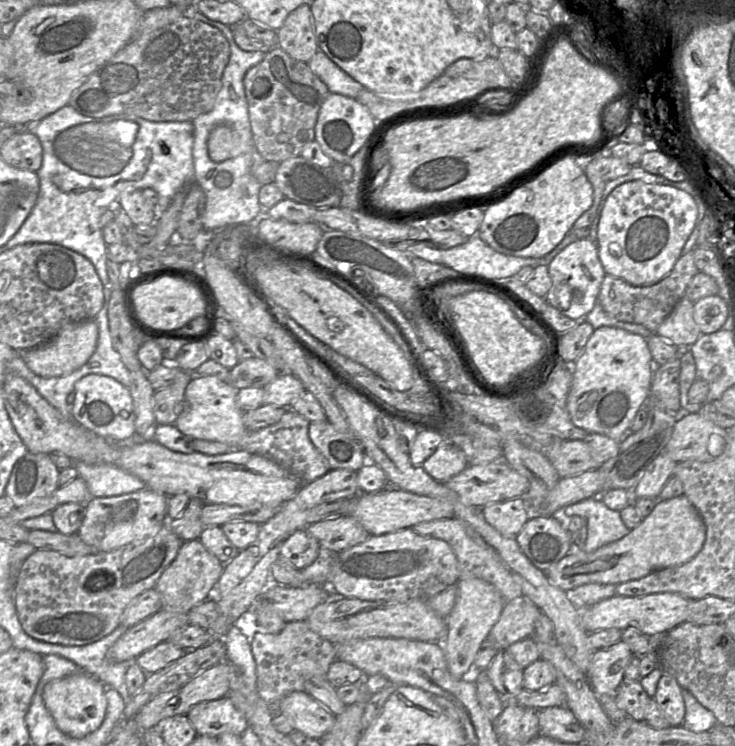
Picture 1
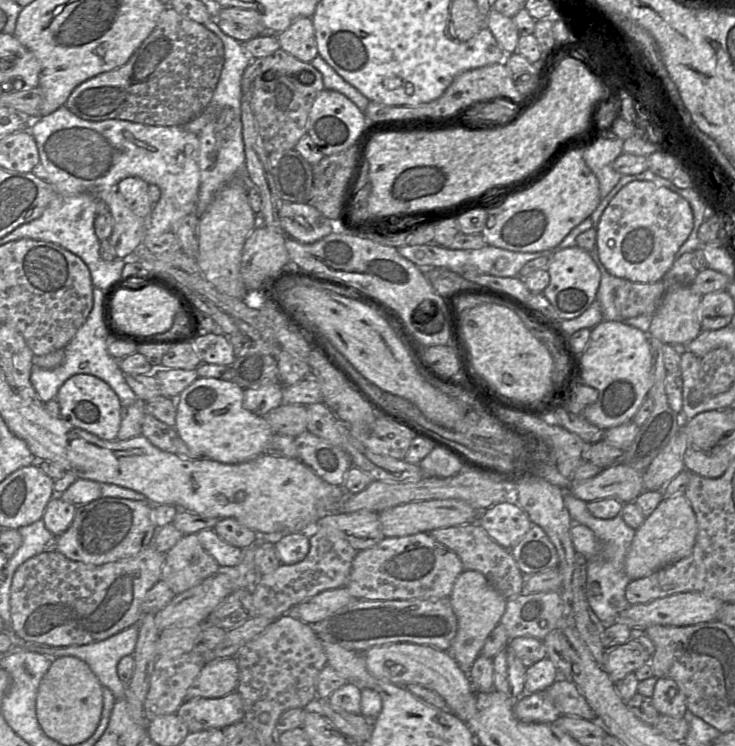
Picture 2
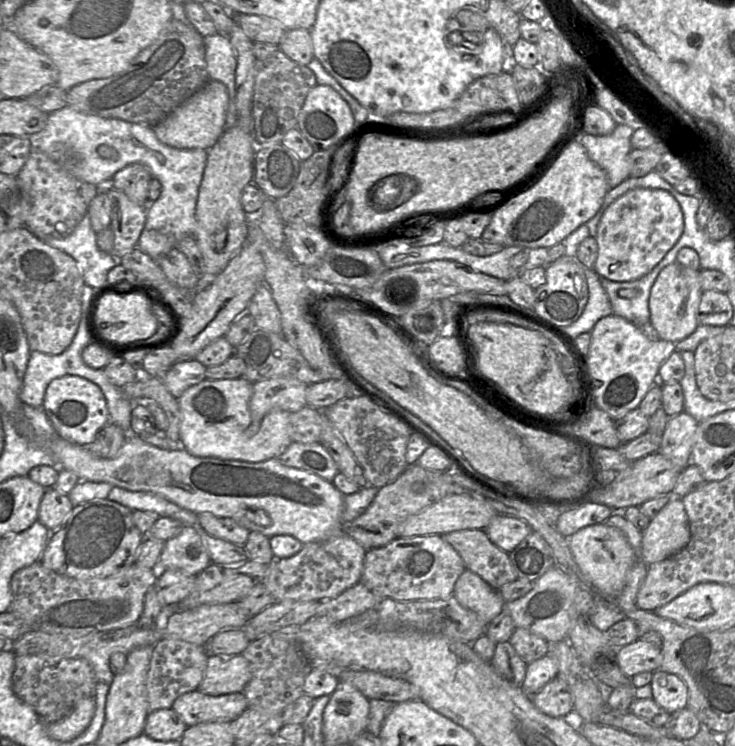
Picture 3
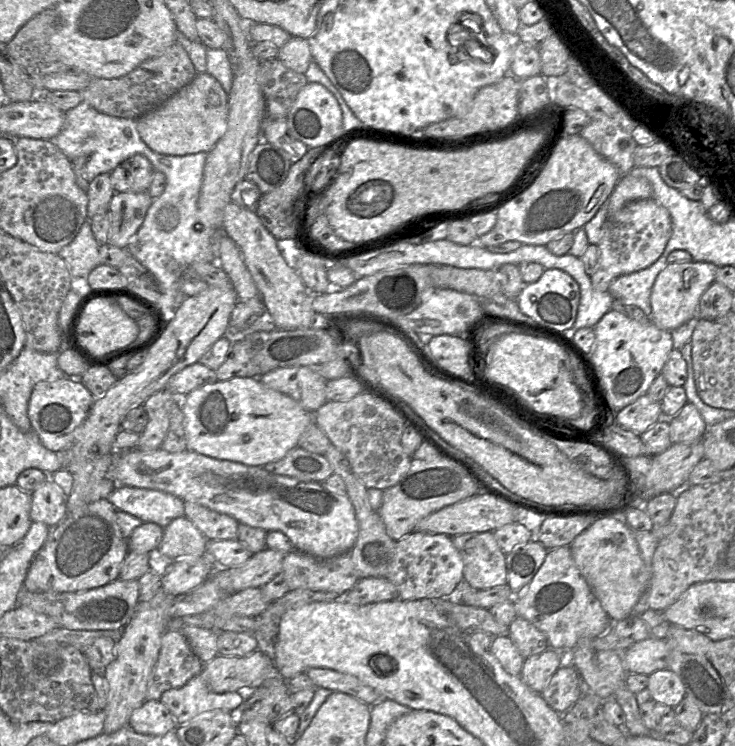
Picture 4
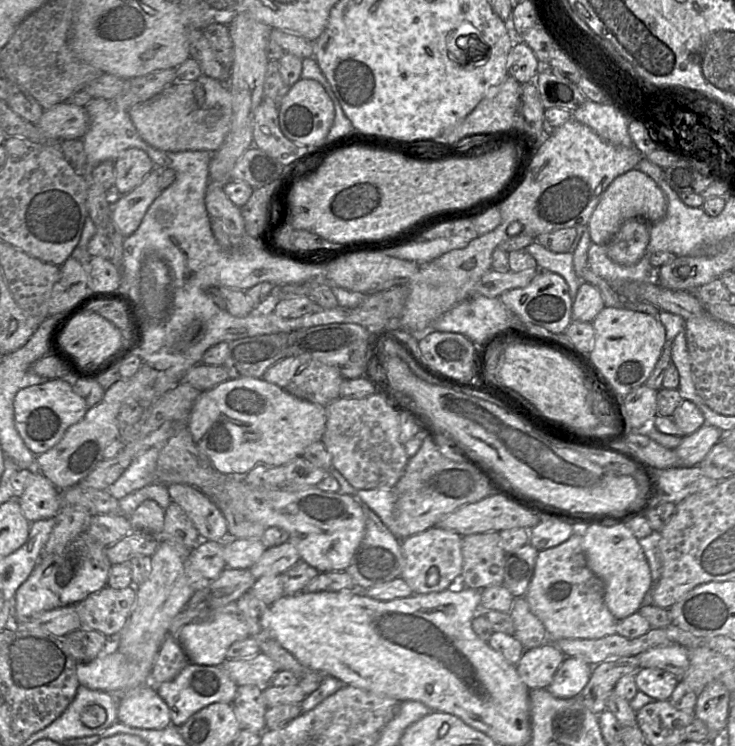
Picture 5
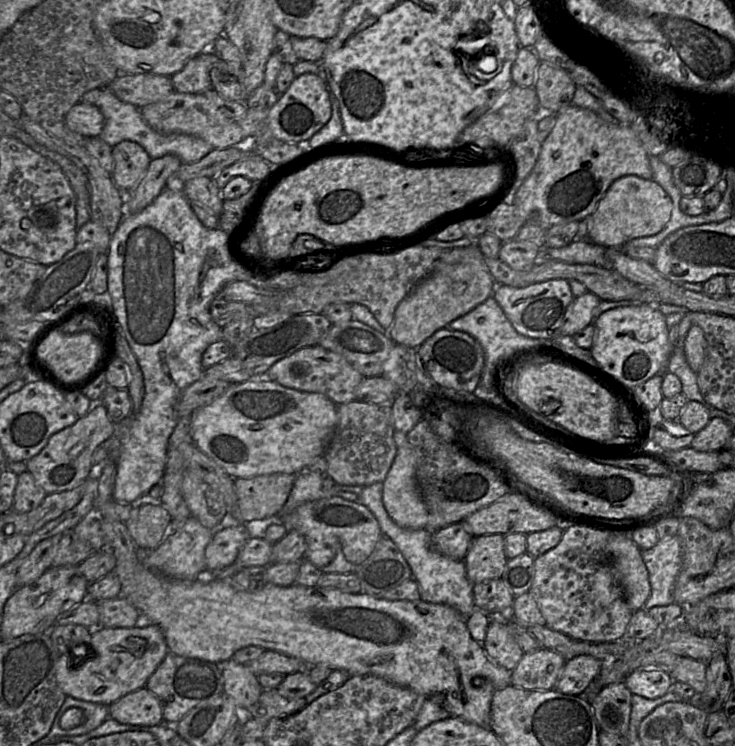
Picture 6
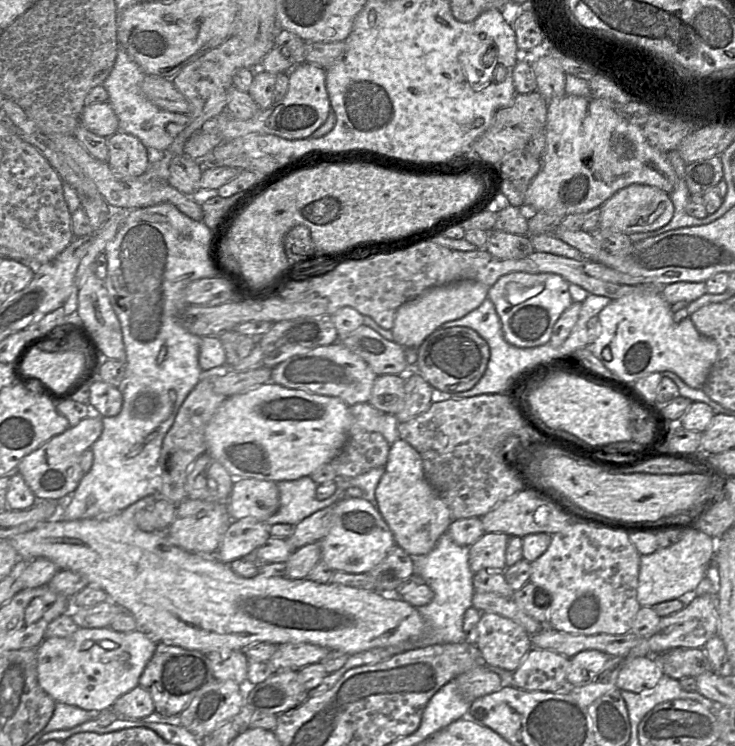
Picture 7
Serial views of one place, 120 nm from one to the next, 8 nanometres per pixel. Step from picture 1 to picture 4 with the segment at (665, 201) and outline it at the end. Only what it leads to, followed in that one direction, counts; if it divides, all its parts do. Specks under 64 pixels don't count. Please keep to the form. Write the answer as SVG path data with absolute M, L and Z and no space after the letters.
M652 198L628 202L609 216L602 228L599 260L591 284L597 291L608 291L609 285L619 276L637 272L652 265L663 253L672 233L668 210Z

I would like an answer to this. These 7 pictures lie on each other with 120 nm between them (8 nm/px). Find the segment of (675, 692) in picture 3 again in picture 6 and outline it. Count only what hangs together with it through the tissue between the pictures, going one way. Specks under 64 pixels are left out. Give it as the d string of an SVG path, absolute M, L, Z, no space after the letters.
M638 668L624 678L624 683L632 694L649 699L665 695L674 683L672 676L662 669Z

